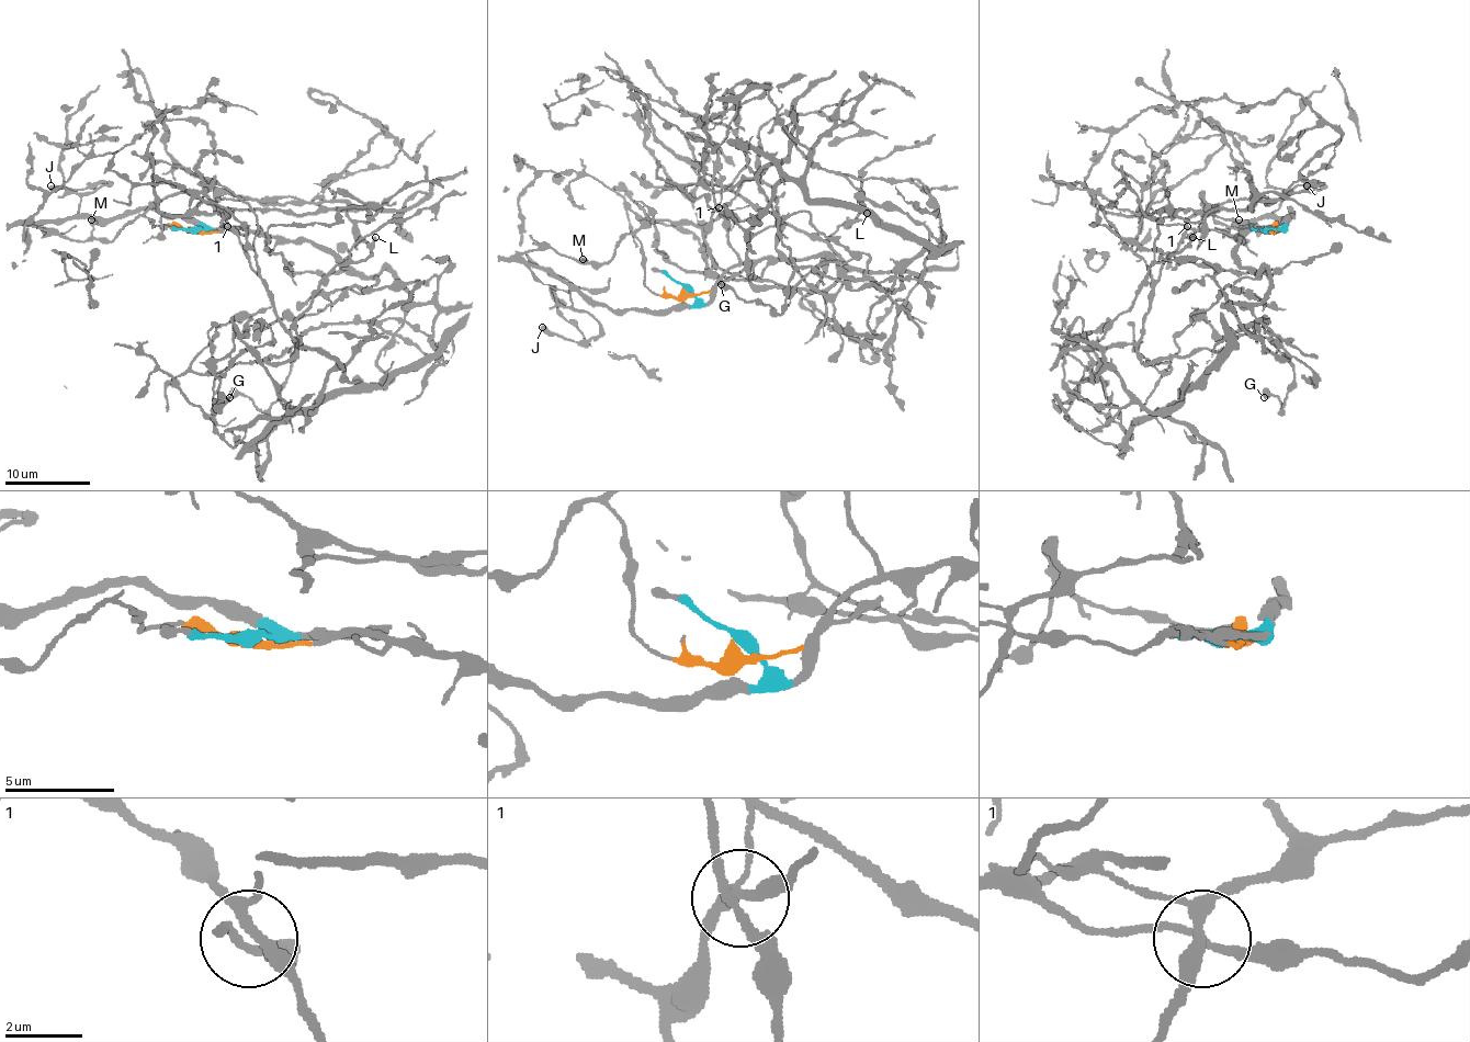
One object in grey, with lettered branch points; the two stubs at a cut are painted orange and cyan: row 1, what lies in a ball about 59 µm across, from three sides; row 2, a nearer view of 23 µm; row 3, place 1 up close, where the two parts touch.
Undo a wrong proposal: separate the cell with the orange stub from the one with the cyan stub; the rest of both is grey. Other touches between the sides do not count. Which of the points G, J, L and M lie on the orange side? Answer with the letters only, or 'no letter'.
G, L, M

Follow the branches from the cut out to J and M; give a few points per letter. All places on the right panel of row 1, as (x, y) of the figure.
J: (1267, 231), (1285, 225), (1289, 208), (1285, 219), (1269, 215), (1296, 187), (1319, 183), (1321, 189), (1305, 185)
M: (1269, 231), (1276, 227), (1214, 217), (1233, 227), (1242, 240), (1242, 223), (1237, 219)

